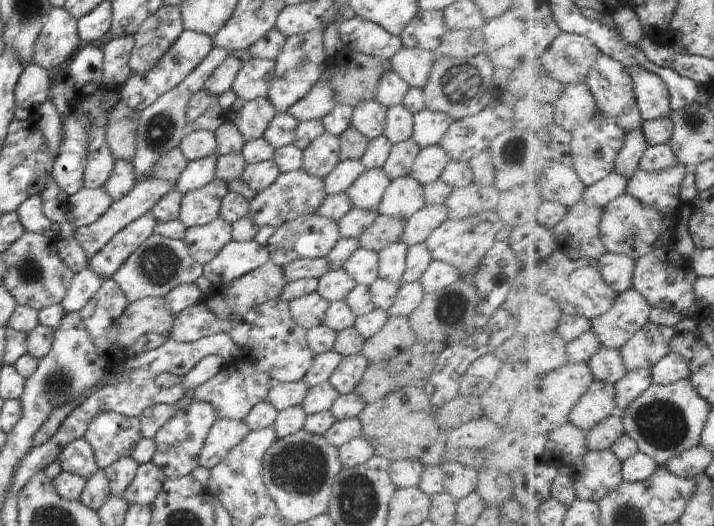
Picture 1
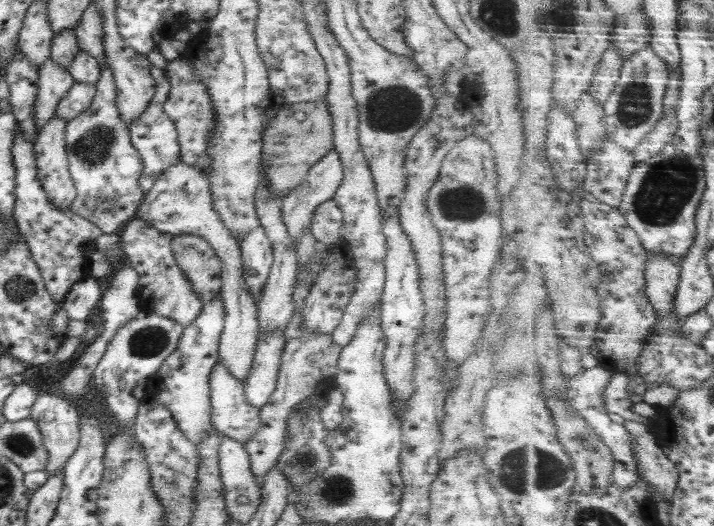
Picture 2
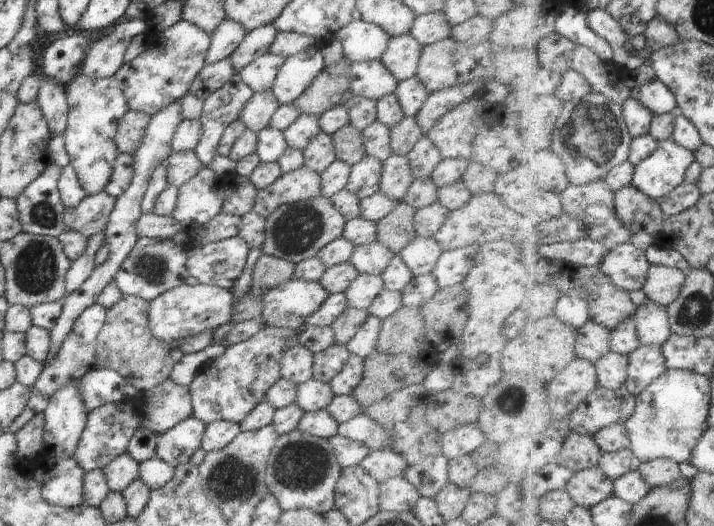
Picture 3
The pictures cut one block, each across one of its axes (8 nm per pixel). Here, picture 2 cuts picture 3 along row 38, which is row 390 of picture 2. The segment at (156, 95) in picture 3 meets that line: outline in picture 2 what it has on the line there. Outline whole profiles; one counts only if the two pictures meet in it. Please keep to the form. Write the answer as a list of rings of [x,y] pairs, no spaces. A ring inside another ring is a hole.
[[[218,294],[202,307],[200,314],[180,335],[176,348],[164,359],[155,372],[148,388],[160,390],[154,400],[163,404],[173,414],[178,428],[195,445],[200,444],[213,429],[211,423],[210,373],[219,360],[219,340],[223,331],[225,308]]]

